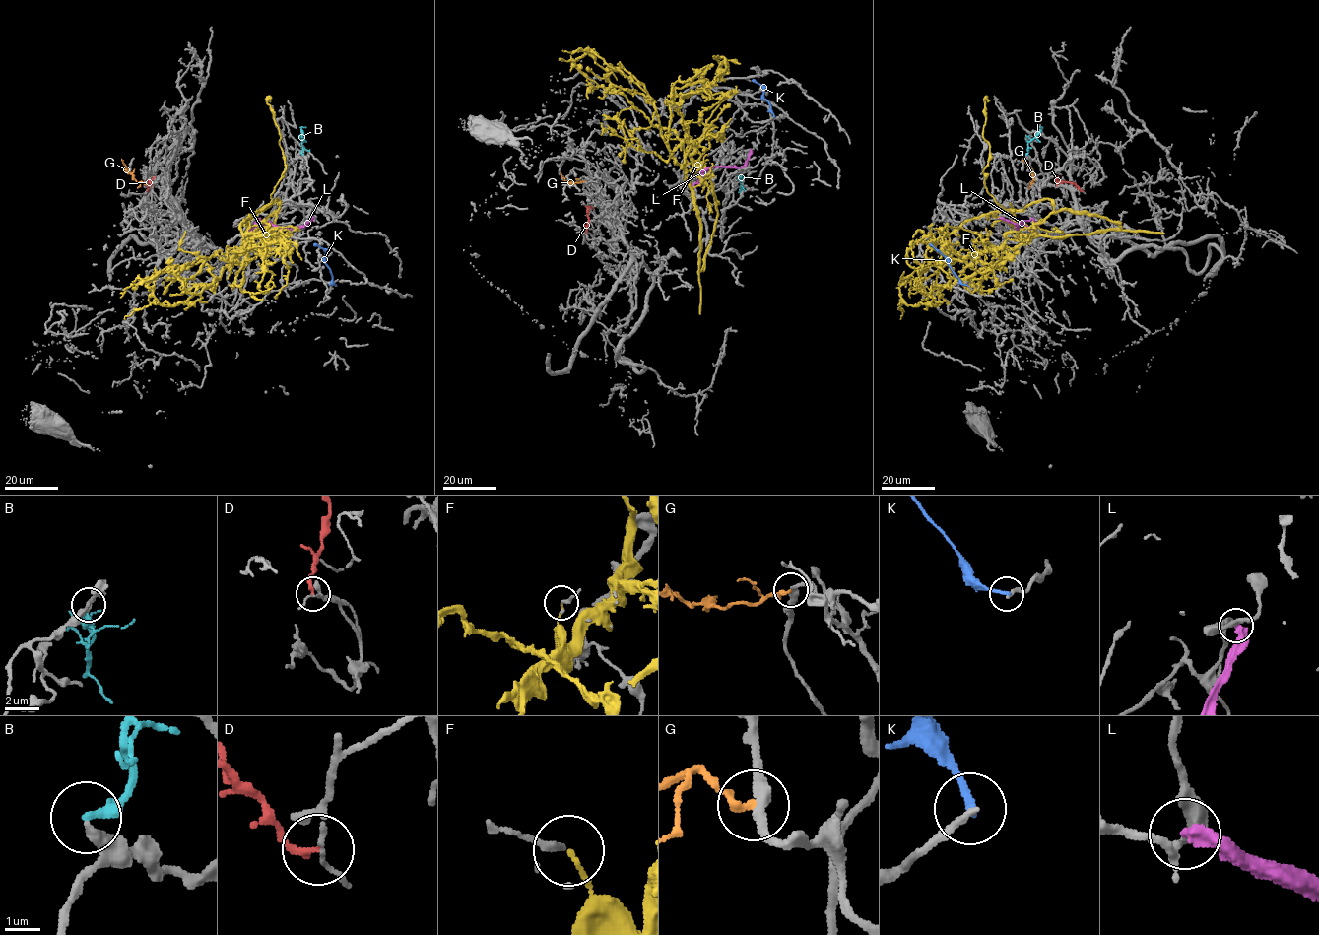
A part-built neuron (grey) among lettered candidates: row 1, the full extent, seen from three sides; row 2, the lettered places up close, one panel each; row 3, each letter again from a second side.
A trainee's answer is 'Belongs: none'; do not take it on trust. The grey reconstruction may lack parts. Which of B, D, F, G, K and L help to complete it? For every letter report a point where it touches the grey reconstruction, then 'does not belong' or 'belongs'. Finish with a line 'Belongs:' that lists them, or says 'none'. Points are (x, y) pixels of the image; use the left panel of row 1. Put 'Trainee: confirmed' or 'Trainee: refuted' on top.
Trainee: confirmed
B: (302, 155) | does not belong
D: (148, 191) | does not belong
F: (236, 249) | does not belong
G: (146, 184) | does not belong
K: (335, 285) | does not belong
L: (311, 217) | does not belong
Belongs: none

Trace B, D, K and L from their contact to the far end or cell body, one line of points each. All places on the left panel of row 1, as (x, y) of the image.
B: (302, 155), (300, 127), (305, 127)
D: (148, 190), (149, 181), (154, 176)
K: (335, 285), (325, 263), (325, 251), (313, 243)
L: (311, 218), (300, 227), (293, 229), (256, 224), (246, 234)

